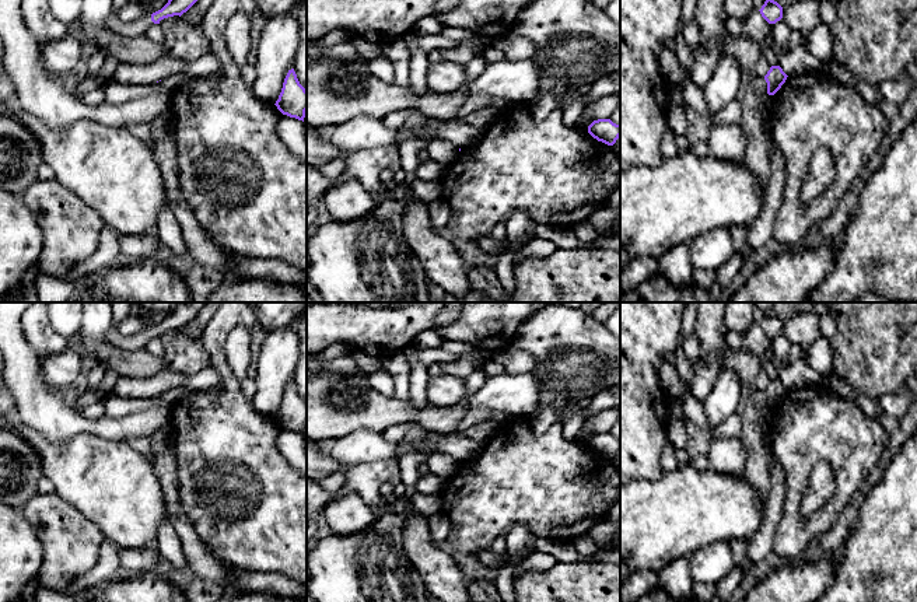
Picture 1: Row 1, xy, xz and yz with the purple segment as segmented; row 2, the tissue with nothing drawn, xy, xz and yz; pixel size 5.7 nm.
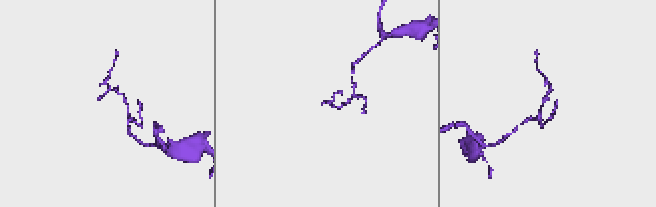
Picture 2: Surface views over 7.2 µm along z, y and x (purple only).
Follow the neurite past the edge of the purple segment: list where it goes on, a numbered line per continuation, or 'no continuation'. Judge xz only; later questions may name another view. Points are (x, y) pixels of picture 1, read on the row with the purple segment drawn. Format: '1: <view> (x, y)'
no continuation

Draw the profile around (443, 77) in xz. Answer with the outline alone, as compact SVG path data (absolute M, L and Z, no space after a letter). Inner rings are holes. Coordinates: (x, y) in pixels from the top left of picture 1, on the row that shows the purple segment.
M454 62L430 63L426 85L435 92L456 91L465 81L465 64Z

